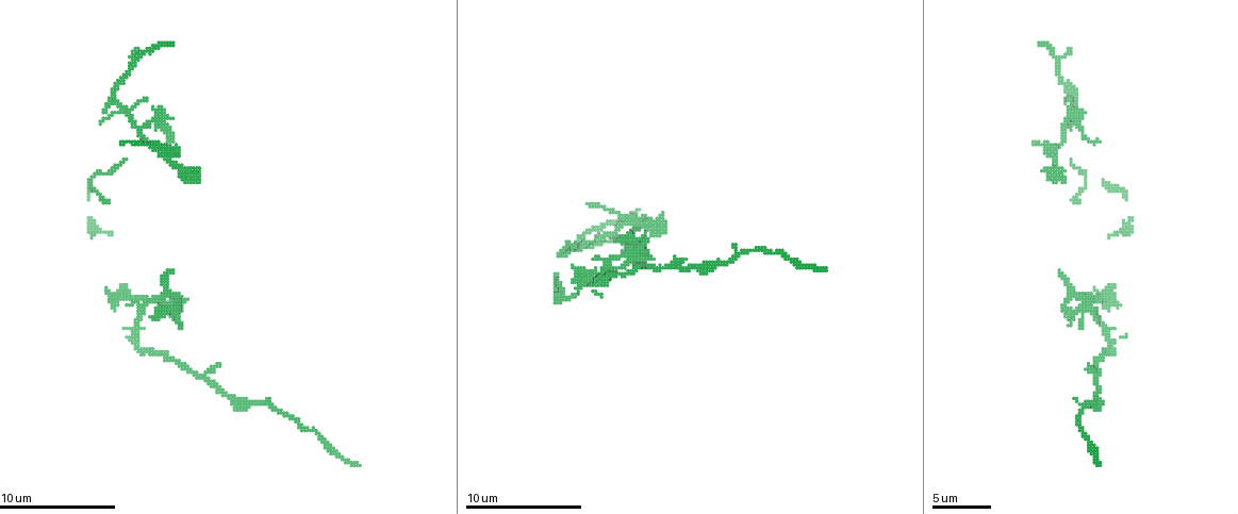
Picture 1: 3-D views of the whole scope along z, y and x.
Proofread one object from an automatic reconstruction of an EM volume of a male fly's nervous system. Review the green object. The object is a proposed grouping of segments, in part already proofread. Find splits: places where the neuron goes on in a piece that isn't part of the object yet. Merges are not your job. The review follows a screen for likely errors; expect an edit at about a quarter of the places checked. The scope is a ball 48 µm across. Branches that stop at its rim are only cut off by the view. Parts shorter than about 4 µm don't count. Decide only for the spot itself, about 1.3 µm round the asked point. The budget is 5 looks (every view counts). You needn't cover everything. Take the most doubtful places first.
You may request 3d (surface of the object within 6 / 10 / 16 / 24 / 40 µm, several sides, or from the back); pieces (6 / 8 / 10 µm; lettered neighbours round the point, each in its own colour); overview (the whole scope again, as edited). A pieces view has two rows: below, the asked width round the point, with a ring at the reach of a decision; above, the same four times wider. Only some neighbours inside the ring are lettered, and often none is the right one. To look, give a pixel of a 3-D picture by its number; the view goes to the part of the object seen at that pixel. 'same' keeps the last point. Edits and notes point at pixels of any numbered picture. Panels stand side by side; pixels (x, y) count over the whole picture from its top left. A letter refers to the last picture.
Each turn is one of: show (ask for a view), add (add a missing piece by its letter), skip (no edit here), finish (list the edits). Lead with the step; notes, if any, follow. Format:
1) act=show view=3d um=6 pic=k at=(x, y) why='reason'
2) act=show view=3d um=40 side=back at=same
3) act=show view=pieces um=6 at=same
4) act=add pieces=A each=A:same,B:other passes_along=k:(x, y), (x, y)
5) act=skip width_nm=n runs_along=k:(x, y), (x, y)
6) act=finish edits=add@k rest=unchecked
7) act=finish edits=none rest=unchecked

act=show view=3d um=10 pic=1 at=(1096, 141)

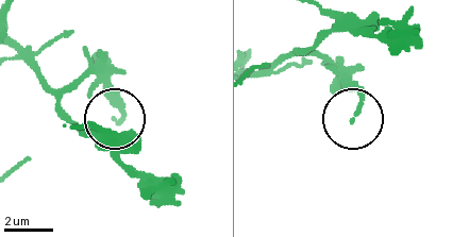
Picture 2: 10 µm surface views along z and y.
act=show view=pieces um=8 pic=2 at=(354, 120)

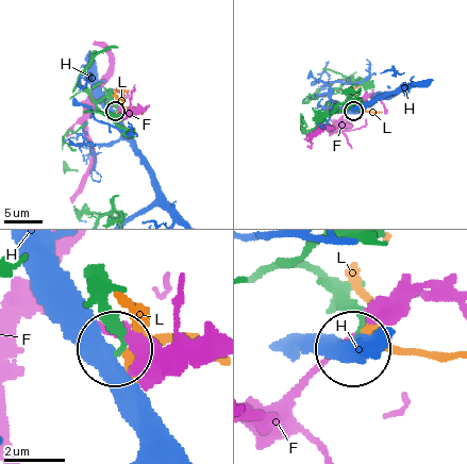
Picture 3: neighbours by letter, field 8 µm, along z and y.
act=skip each=F:other,H:other,L:other found='no lettered piece goes on from it'

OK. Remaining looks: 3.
act=show view=3d um=10 pic=1 at=(198, 180) why='branch stops here'

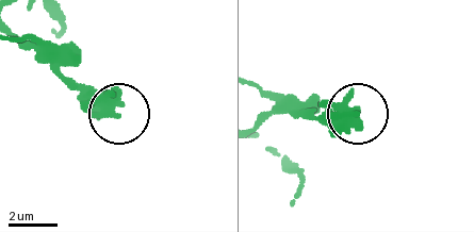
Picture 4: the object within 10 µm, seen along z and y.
act=show view=pieces um=8 pic=4 at=(355, 114)

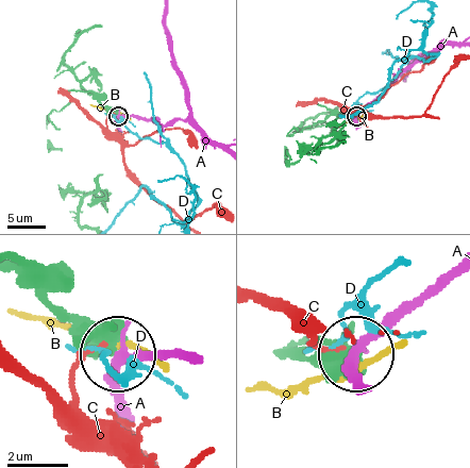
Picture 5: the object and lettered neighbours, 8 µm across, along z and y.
act=skip each=A:other,B:other,C:other,D:other found='none of them fits'

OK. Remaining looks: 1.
act=show view=pieces um=8 pic=1 at=(682, 261) why='thin end'

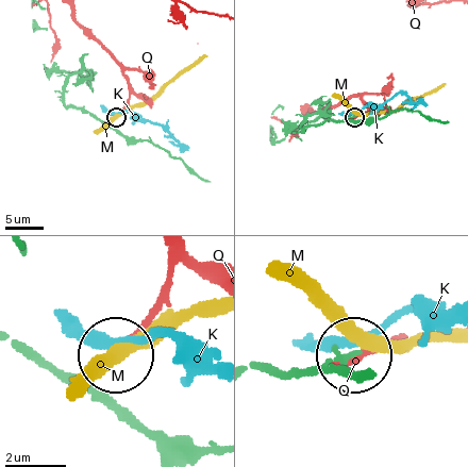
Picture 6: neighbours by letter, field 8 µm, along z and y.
act=skip each=K:other,M:other,Q:other found='no lettered piece goes on from it'

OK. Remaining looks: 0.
act=finish edits=none rest=unchecked

